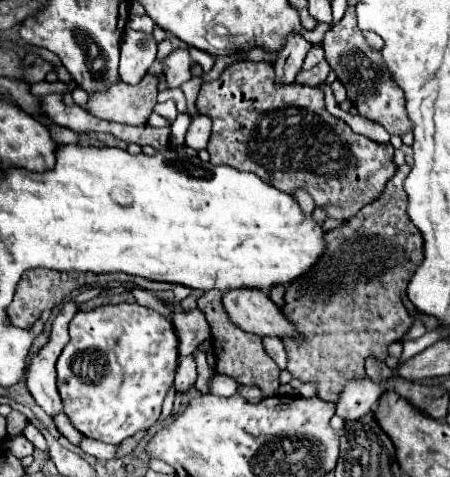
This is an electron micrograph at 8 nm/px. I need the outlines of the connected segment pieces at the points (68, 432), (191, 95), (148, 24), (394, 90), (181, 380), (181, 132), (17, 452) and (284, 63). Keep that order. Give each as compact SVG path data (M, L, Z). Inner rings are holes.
M64 412L58 414L58 418L54 418L54 422L56 422L56 428L58 428L58 430L60 430L72 444L78 444L78 442L80 442L82 434L70 424L70 420L64 416Z
M192 78L192 80L188 80L188 82L184 82L184 84L180 86L180 90L182 90L182 92L184 92L184 96L186 96L188 112L190 112L190 114L196 114L196 98L198 98L200 84L202 84L202 80L200 80L200 78Z
M138 16L138 18L130 18L128 26L130 26L130 28L134 28L134 30L142 30L142 32L150 34L150 32L152 32L152 28L154 28L154 20L152 20L152 18L148 18L148 16Z
M352 6L346 8L344 18L334 26L334 30L330 30L324 36L322 48L326 52L326 60L328 64L334 68L338 80L346 86L348 90L348 98L354 102L354 106L360 110L362 116L380 122L390 134L406 134L412 124L408 120L406 108L404 108L404 92L400 90L400 86L392 80L390 72L386 70L386 64L382 62L382 56L378 50L372 50L358 24L356 24L356 12Z
M194 354L182 356L178 360L178 370L176 370L176 380L174 380L176 390L186 392L194 382L196 382L196 360L194 360Z
M178 114L178 118L172 122L172 138L170 138L170 142L174 146L184 144L184 136L186 136L188 126L190 126L190 118L186 114Z
M20 434L20 436L14 436L14 438L6 438L4 442L4 448L14 454L16 458L24 458L24 456L30 456L34 454L34 446Z
M298 32L288 34L284 38L284 48L274 64L278 84L292 84L294 82L294 78L296 78L310 48L312 48L312 44L306 42L302 38L302 34L298 34Z

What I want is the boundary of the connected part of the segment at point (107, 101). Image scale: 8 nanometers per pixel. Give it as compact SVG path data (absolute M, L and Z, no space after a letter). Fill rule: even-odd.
M150 72L136 86L116 82L116 86L110 86L108 90L90 94L86 110L110 122L132 124L132 126L146 124L156 104L156 92L158 92L156 86L158 82Z

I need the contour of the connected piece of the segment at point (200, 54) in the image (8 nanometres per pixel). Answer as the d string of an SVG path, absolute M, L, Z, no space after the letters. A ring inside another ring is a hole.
M188 46L188 51L190 53L192 61L199 63L204 73L207 73L212 69L215 62L215 58L213 56L202 50L190 46Z

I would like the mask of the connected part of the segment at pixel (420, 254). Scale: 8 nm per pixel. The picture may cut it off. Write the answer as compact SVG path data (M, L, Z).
M404 162L398 166L396 174L388 182L382 198L374 200L372 204L364 206L356 216L352 216L342 226L326 232L324 242L326 248L306 274L298 276L294 282L286 286L282 314L294 324L300 332L300 340L296 338L282 338L286 354L288 354L288 372L292 378L302 382L318 382L318 398L336 402L338 392L342 390L344 382L356 376L364 376L364 360L366 356L376 356L386 360L386 346L390 342L398 342L414 324L414 316L406 310L402 302L402 294L406 294L406 286L420 266L424 258L424 240L420 230L408 218L406 206L408 196L404 192L404 180L410 172L410 166Z

